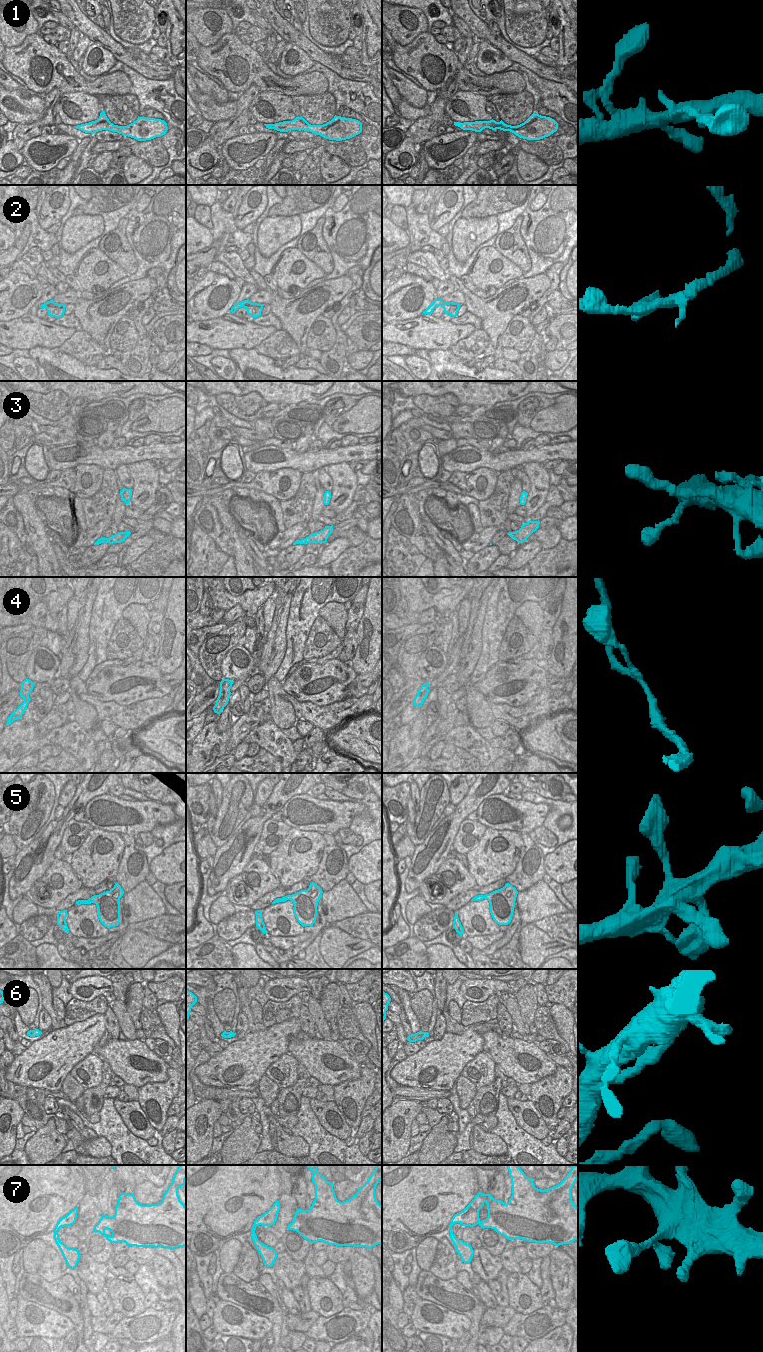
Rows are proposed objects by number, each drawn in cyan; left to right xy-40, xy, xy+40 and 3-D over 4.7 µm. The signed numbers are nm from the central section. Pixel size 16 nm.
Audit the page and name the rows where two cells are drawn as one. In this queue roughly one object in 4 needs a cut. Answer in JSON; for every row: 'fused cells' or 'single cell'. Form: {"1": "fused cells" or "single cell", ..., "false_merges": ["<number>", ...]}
{"1": "single cell", "2": "fused cells", "3": "single cell", "4": "single cell", "5": "single cell", "6": "single cell", "7": "single cell", "false_merges": ["2"]}

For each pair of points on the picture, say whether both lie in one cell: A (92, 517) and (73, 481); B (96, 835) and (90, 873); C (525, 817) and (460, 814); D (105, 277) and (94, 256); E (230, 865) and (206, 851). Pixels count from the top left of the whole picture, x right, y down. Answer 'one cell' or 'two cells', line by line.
A: two cells
B: one cell
C: two cells
D: one cell
E: two cells

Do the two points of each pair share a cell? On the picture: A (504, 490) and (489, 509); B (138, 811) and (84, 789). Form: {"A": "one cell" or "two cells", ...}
{"A": "one cell", "B": "two cells"}

